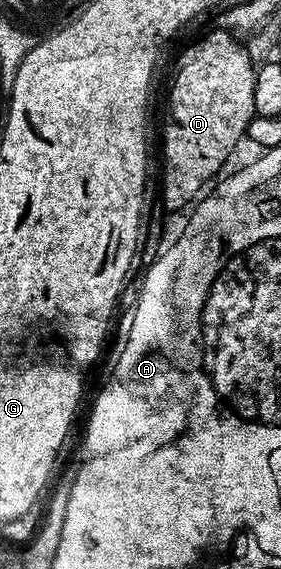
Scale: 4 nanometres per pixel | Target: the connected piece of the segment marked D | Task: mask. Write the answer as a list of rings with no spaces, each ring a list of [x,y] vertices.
[[[213,28],[211,32],[201,41],[194,42],[181,55],[180,66],[176,69],[176,78],[172,81],[172,98],[168,101],[169,110],[167,110],[174,119],[172,133],[168,133],[167,212],[172,215],[179,209],[187,210],[197,200],[196,192],[227,163],[228,156],[235,151],[240,137],[242,141],[247,134],[248,124],[256,117],[254,79],[257,66],[252,65],[251,55],[240,46],[243,44],[231,33],[218,28]]]

